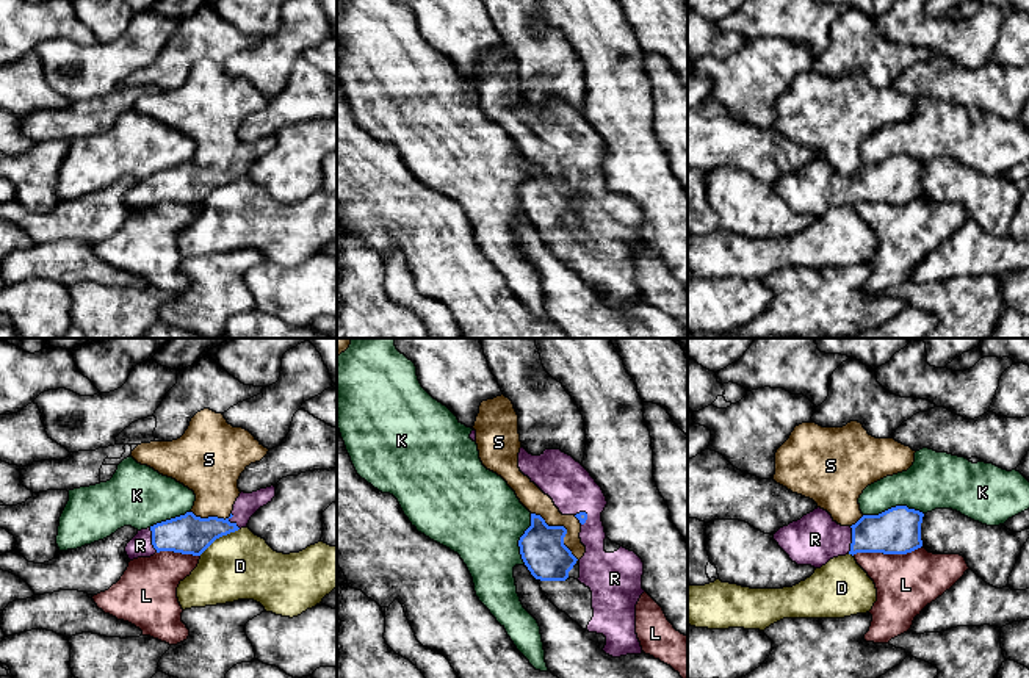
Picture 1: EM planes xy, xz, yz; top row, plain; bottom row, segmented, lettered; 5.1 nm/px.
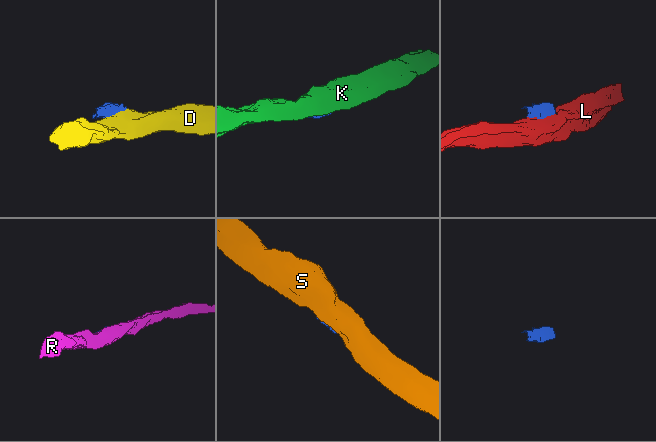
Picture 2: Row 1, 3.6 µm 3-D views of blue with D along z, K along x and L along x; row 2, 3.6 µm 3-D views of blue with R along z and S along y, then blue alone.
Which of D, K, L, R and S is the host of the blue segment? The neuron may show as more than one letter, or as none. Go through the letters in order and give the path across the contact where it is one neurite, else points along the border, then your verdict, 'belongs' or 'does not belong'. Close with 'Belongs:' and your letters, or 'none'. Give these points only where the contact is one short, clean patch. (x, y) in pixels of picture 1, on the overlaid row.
D: along xy (238, 528), (216, 537), (199, 555) | does not belong
K: does not belong
L: does not belong
R: belongs
S: does not belong
Belongs: R

